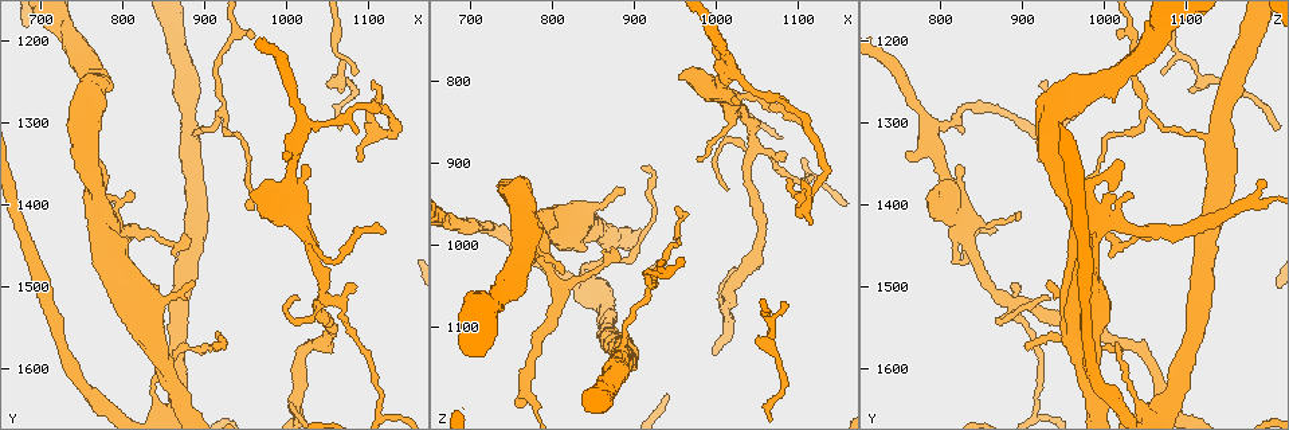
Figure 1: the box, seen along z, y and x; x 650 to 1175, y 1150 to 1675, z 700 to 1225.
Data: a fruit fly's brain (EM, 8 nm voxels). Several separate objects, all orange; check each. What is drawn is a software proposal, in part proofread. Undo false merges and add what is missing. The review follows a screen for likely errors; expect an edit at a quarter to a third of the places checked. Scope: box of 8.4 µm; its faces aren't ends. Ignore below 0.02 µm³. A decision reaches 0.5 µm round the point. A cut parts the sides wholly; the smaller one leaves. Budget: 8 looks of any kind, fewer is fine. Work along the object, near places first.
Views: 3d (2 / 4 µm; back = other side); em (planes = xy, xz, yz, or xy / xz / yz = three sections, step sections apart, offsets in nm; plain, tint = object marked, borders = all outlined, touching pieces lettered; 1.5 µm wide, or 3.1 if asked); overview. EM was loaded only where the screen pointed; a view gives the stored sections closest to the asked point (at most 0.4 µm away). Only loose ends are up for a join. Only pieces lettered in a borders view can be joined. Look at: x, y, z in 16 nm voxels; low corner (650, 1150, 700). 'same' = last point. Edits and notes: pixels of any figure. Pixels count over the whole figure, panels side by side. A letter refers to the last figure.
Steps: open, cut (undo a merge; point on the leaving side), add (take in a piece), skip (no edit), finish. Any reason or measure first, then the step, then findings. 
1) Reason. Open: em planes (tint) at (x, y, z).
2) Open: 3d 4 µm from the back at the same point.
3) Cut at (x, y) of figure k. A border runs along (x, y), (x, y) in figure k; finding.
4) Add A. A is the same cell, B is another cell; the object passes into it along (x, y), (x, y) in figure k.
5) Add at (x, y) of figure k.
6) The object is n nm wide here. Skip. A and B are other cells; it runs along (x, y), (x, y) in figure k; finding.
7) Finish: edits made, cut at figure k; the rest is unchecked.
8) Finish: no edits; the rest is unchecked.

Branch stops here. Open: 3d 2 µm at (1105, 1250, 925).

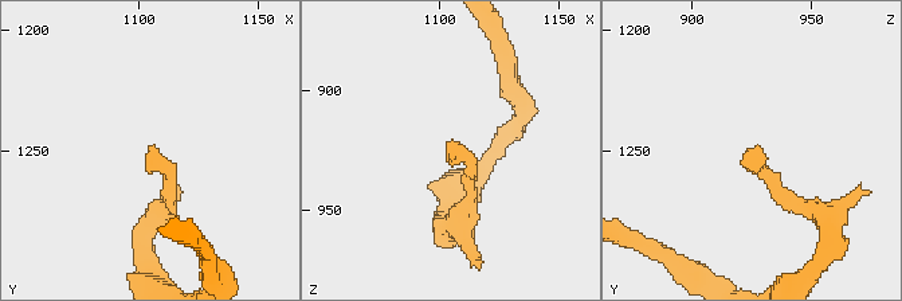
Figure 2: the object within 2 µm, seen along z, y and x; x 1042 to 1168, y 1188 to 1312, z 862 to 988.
Open: em xy step 8 (borders) at (1105, 1252, 923).

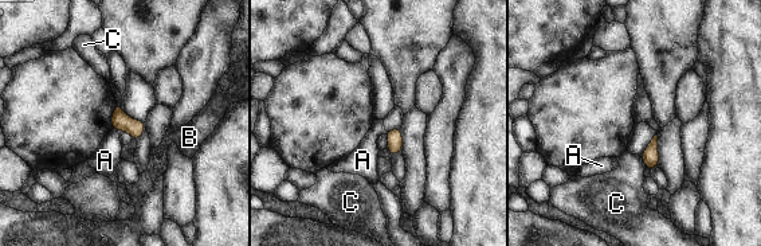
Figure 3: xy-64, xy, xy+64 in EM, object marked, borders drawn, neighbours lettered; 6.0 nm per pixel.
Open: em yz step 4 (borders) at the same point.

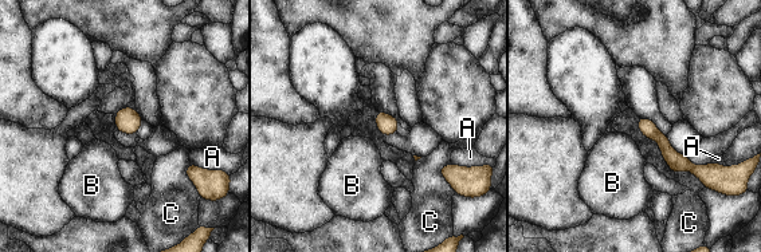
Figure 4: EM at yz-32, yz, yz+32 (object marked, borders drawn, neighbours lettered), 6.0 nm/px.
Skip. A, B and C are other cells; it runs along (642, 121), (679, 162), (694, 168) in figure 4; no lettered piece goes on from it.

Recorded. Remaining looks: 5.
Branch stops here. Open: em planes (tint) at (1085, 1500, 890).

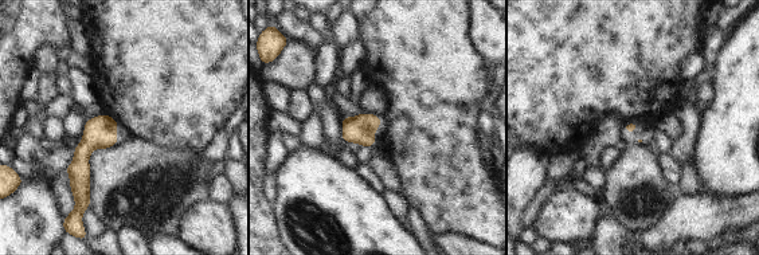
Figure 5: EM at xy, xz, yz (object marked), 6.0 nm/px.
Open: em planes (borders) at the same point.

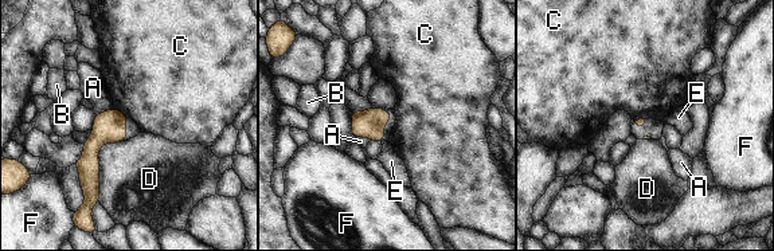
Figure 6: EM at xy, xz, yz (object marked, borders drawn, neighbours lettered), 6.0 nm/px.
The longest contact is with D, 400 nm. Skip. A, B, C, D, E and F are other cells; no lettered piece goes on from it.

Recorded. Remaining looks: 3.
An open end. Open: em xz step 8 (tint) at (1020, 1350, 825).

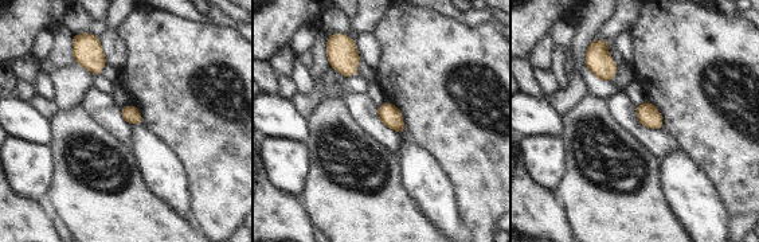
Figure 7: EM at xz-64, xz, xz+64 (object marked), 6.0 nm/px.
Open: em planes (tint) at the same point.

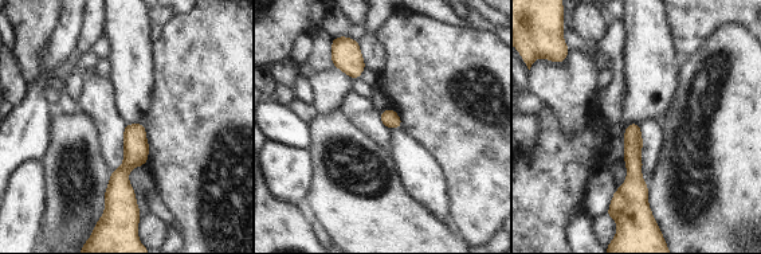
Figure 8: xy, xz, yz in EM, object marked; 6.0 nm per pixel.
Open: em planes (borders) at the same point.

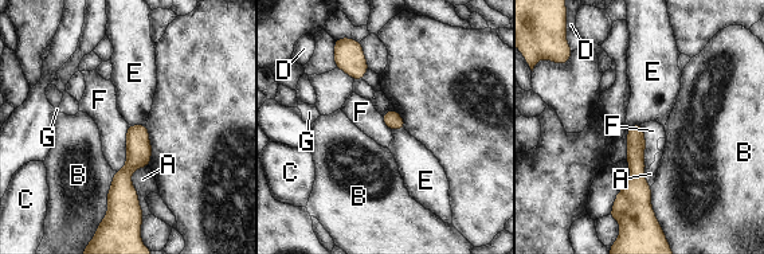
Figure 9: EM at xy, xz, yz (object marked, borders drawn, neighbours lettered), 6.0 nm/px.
The longest contact is with A, 300 nm. Skip. A, B, C, D, E, F and G are other cells; it runs along (142, 128), (137, 156), (113, 200) in figure 9; no lettered piece goes on from it.

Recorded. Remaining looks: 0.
Finish: no edits; the rest is unchecked.

